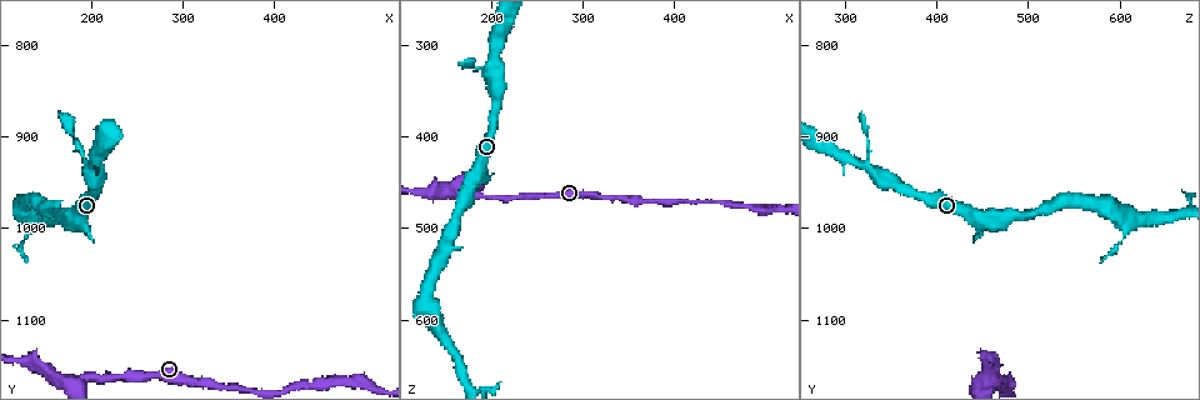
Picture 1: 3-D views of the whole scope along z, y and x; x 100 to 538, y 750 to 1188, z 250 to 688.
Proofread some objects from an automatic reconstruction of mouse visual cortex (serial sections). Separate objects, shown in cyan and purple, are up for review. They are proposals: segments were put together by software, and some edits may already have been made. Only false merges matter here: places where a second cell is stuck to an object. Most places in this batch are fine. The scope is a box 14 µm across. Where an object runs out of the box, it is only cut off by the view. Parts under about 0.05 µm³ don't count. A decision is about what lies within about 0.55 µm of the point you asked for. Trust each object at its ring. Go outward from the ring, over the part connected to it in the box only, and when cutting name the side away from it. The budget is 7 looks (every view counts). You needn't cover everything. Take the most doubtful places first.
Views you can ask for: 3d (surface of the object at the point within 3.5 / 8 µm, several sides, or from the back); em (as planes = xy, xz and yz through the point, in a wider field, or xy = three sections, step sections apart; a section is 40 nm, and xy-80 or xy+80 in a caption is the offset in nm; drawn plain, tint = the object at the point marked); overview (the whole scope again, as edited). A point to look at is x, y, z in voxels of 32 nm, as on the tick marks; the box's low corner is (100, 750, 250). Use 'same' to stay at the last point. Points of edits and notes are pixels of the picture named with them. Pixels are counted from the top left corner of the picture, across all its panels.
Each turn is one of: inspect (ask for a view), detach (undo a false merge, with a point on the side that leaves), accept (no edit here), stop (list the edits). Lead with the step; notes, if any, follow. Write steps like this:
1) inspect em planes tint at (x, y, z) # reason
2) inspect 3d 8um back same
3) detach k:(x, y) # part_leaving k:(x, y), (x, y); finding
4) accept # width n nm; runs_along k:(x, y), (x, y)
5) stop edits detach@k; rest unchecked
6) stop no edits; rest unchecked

inspect em xy step 1 tint at (200, 930, 325) # small branch off a trunk

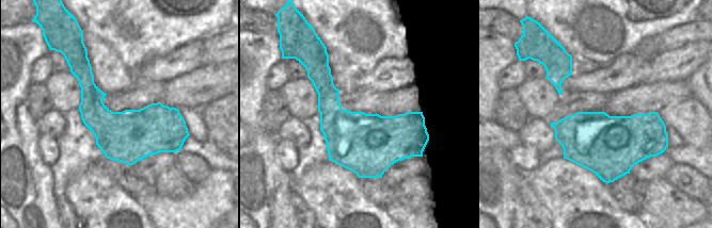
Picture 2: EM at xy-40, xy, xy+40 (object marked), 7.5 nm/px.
inspect 3d 3.5um same

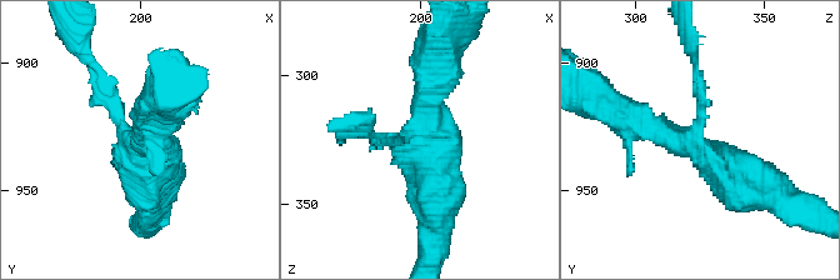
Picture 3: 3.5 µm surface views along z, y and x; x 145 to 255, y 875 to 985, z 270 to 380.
accept # arms 3; runs_along 2:(81, 58), (122, 132), (178, 147); all the same cell

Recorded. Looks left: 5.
inspect em xy step 1 tint at (180, 985, 445) # branch point

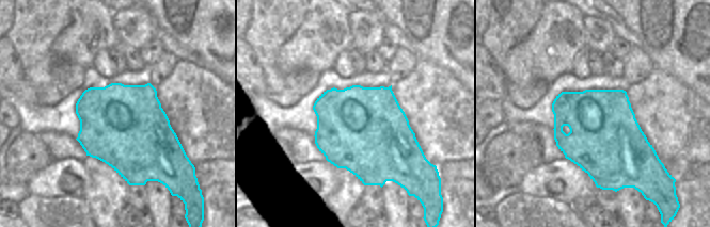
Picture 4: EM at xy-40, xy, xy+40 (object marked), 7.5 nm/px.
inspect 3d 3.5um same

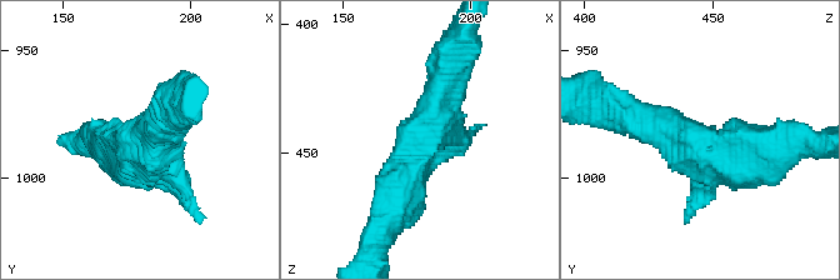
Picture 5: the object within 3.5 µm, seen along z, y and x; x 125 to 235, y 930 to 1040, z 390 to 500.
accept # runs_along 5:(451, 64), (398, 201); one cell here

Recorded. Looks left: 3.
inspect 3d 8um back at (140, 990, 610) # branch point

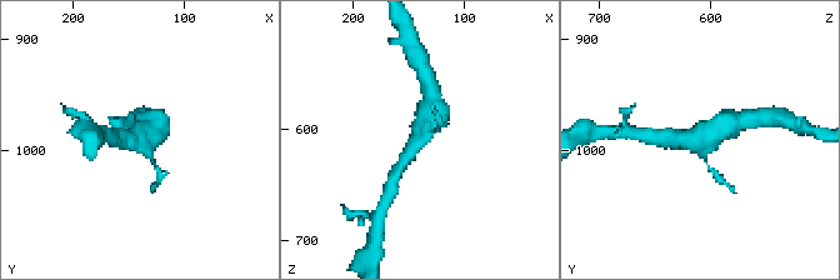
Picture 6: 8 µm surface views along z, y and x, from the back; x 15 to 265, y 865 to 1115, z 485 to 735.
inspect 3d 3.5um at (140, 986, 608) # closer look

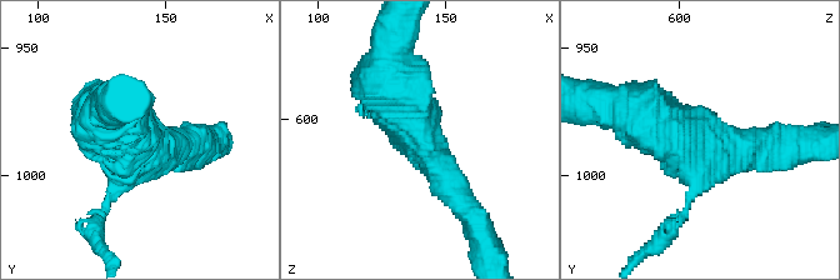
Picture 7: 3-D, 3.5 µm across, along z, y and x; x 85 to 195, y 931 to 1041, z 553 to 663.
inspect em xy step 2 tint at (140, 986, 607) # shape alone is not enough

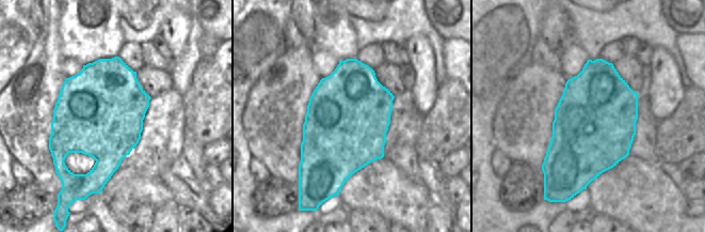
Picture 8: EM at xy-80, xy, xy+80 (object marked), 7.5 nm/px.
accept # continuous, no second cell

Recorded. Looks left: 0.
stop no edits; rest unchecked

